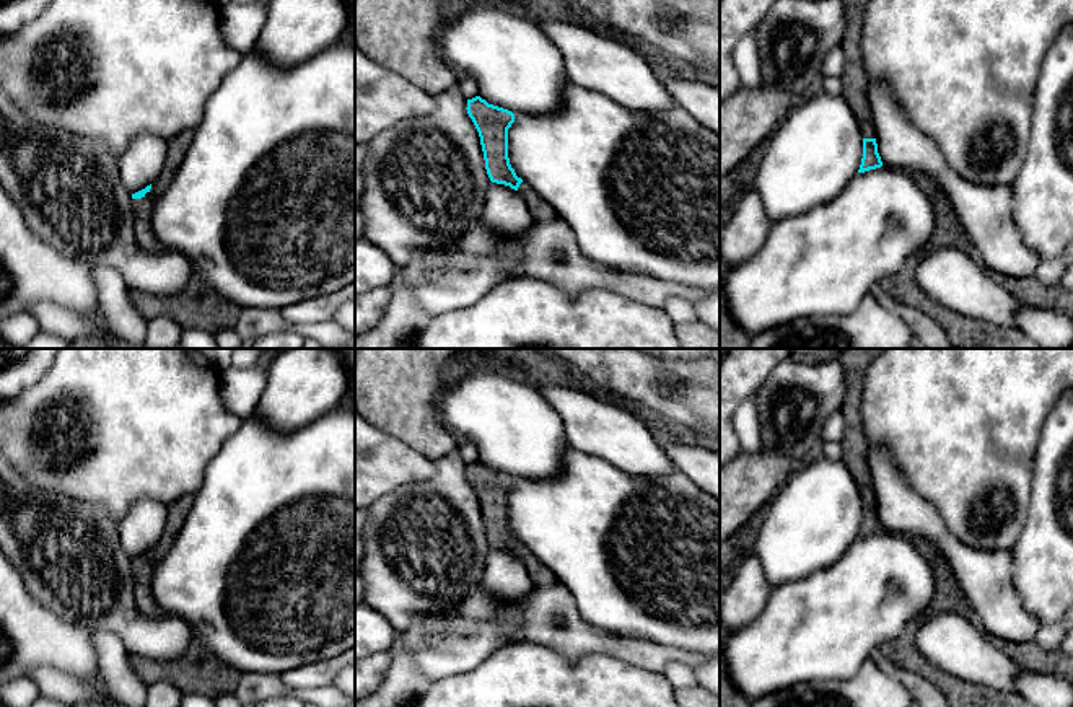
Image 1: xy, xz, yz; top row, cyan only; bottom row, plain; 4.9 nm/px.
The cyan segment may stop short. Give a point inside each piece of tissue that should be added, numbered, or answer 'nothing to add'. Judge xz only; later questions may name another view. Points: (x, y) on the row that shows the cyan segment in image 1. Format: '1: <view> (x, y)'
1: xz (541, 210)

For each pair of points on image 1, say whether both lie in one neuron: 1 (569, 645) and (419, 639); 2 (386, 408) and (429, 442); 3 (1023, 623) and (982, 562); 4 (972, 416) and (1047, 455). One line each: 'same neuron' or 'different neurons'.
1: same neuron
2: same neuron
3: same neuron
4: different neurons

